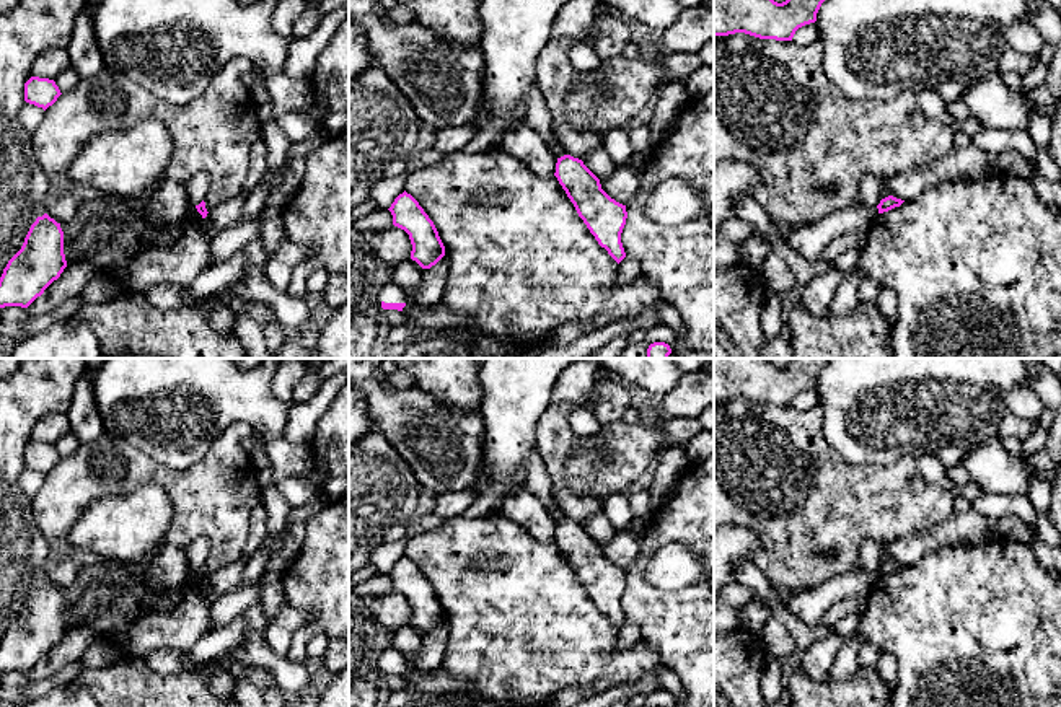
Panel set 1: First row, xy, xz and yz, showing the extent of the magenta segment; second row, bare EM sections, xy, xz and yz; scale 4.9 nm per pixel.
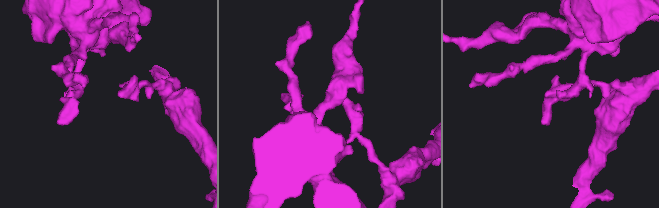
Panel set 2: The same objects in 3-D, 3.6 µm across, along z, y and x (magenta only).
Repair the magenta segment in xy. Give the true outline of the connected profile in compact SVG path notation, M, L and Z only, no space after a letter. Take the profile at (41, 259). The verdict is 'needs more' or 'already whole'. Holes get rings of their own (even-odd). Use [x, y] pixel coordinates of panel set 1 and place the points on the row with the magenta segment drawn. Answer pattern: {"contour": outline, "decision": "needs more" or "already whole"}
{"contour": "M44 213L31 225L21 249L3 269L0 277L0 308L28 308L54 280L60 277L65 267L67 261L64 254L64 231L60 223Z", "decision": "already whole"}

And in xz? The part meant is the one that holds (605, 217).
{"contour": "M557 158L554 176L598 244L619 264L626 257L621 243L627 218L626 205L611 199L601 189L600 179L579 158Z", "decision": "already whole"}

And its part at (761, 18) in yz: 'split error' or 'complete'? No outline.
complete

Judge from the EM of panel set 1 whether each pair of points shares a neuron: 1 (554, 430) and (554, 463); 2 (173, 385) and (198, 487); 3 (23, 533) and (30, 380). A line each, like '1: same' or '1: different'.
1: same
2: different
3: same

